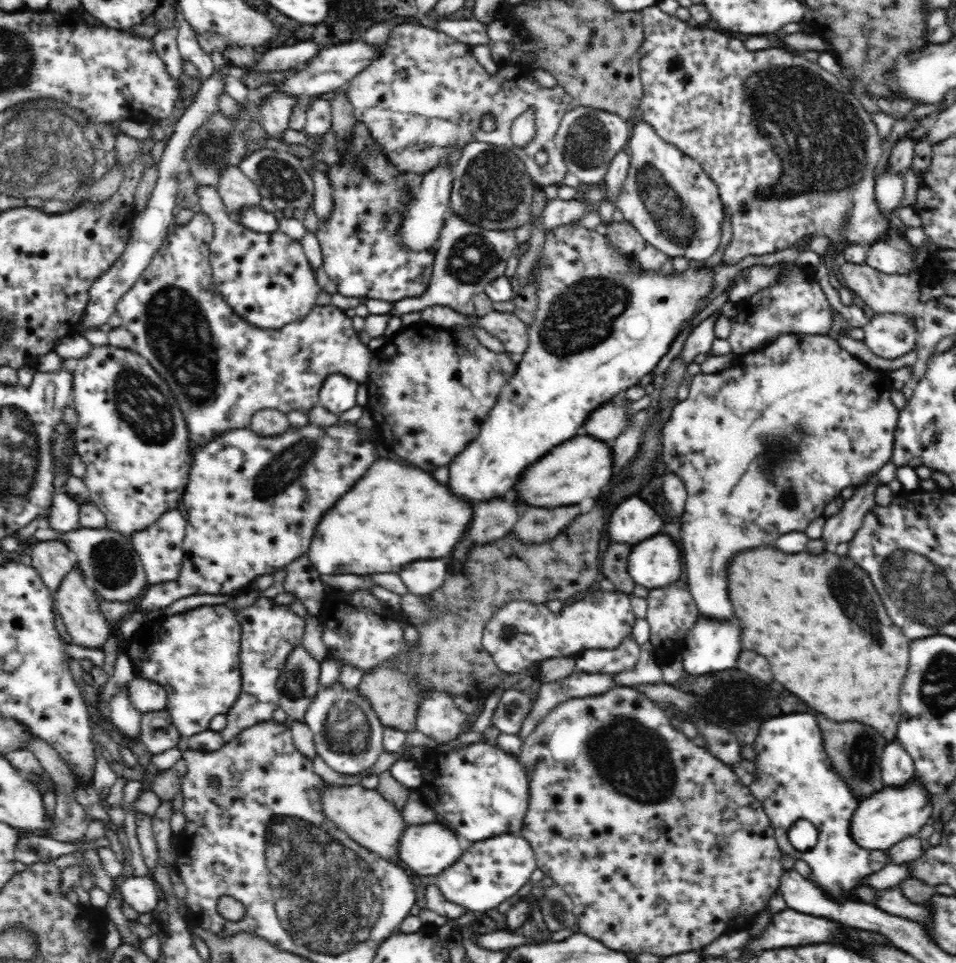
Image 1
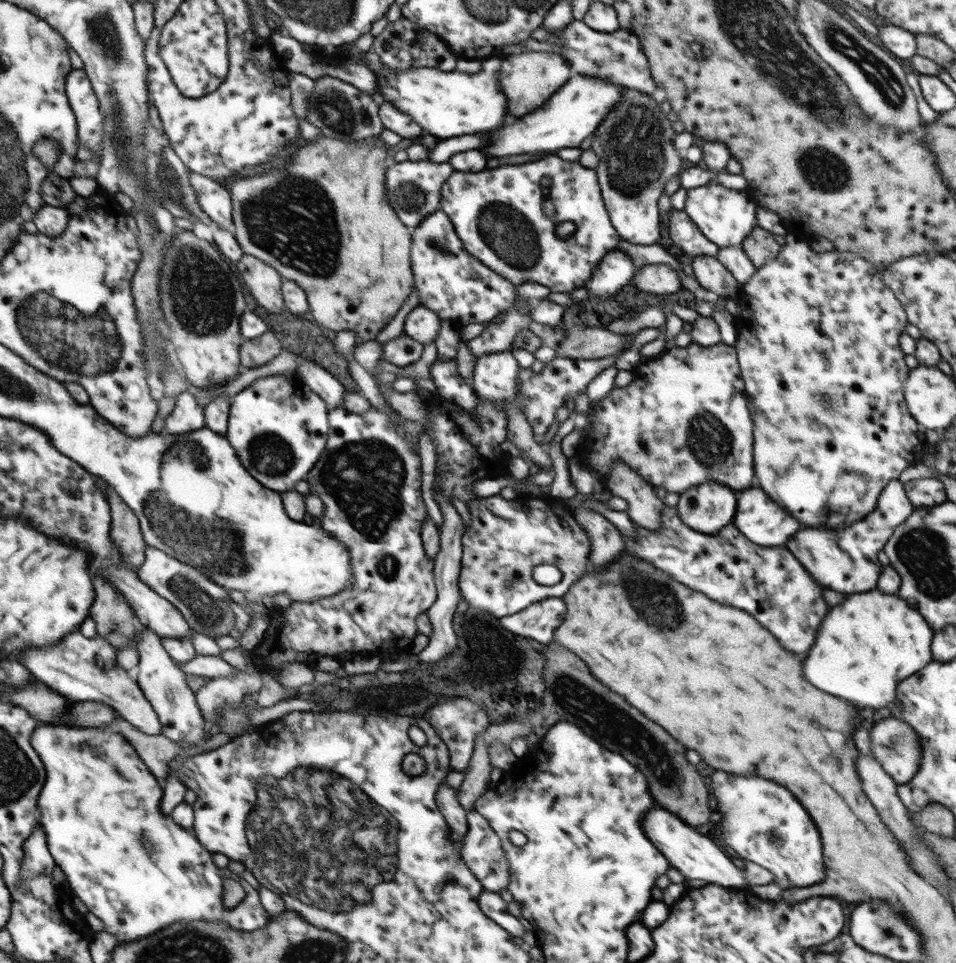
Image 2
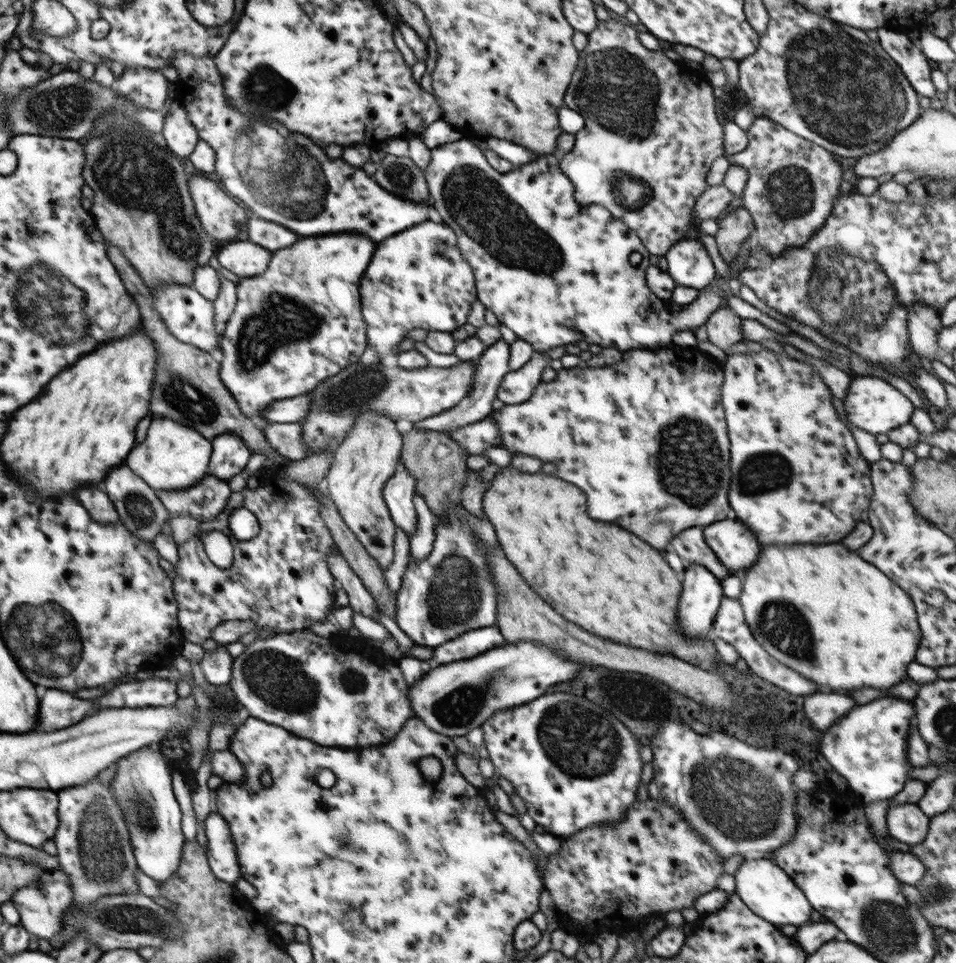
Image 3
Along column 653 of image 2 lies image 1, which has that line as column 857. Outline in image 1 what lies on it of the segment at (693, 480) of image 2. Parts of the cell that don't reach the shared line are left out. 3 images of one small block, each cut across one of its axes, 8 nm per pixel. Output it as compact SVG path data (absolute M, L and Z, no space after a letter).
M784 334L762 350L756 349L750 353L735 356L733 365L722 372L716 374L701 372L691 377L689 388L688 398L675 404L668 420L663 422L661 426L659 451L666 470L676 473L684 481L686 490L688 490L688 500L686 500L686 508L684 508L684 514L682 514L680 532L675 534L677 540L682 540L684 579L686 579L701 617L730 620L730 618L733 618L734 611L728 595L728 582L726 582L728 560L740 550L774 544L774 540L780 534L804 533L804 530L812 521L823 517L823 510L826 505L830 504L834 498L839 497L844 488L859 487L870 481L870 477L874 477L884 464L890 463L900 410L891 401L894 388L888 372L870 370L868 365L843 350L839 343L828 335Z

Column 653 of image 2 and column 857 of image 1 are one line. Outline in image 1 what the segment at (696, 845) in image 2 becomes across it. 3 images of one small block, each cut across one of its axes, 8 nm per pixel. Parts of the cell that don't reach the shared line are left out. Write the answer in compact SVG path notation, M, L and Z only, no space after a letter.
M912 779L899 787L886 787L862 799L851 819L852 839L868 850L886 850L902 840L918 835L921 828L934 817L933 802L926 787Z

